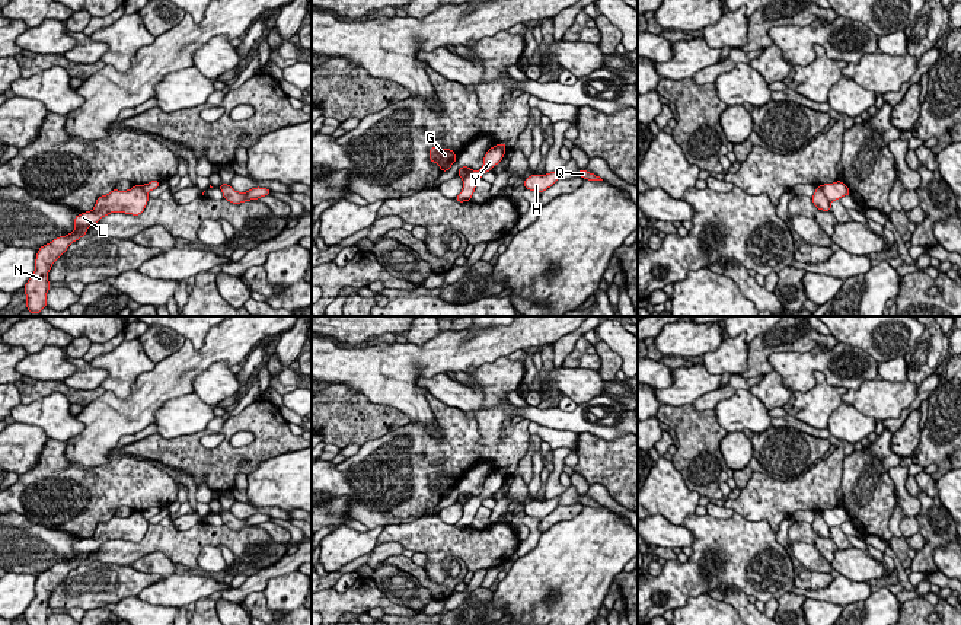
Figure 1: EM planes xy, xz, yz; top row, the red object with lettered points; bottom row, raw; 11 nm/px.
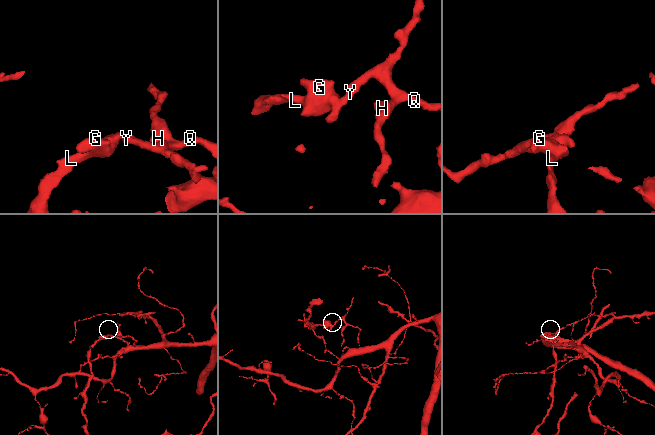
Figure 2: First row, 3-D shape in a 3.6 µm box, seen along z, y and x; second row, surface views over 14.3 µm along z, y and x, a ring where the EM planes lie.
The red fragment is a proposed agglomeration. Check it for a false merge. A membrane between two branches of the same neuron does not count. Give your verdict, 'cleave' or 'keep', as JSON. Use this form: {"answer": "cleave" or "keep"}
{"answer": "cleave"}

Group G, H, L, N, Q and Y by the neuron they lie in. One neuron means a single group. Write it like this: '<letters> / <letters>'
G L N / H Q Y

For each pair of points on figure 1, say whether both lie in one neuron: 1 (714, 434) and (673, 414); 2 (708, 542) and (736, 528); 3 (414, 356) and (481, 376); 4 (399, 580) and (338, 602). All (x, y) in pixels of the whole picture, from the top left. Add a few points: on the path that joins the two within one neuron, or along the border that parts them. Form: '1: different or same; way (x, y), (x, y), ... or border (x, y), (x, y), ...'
1: same; way (704, 434), (699, 434), (683, 420)
2: same; way (715, 542), (721, 542), (728, 535)
3: different; border (498, 359), (471, 366), (465, 372)
4: different; border (369, 577), (390, 600), (408, 606)

